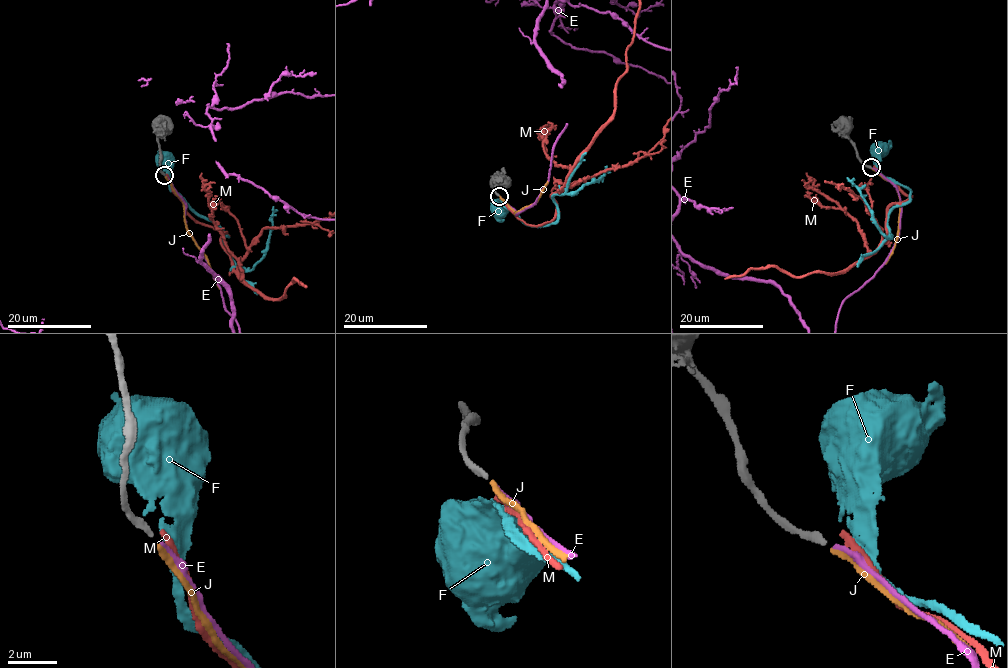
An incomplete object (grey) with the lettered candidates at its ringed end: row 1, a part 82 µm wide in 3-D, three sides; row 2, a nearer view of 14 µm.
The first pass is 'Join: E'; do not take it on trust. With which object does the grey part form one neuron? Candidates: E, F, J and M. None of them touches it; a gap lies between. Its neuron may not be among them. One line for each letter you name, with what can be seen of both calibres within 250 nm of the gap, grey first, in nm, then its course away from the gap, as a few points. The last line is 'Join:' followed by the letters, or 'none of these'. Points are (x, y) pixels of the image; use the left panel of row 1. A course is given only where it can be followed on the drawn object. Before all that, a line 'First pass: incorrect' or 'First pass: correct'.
First pass: correct
E: 280 nm thick on the grey side, 200 nm on the other
Join: E

